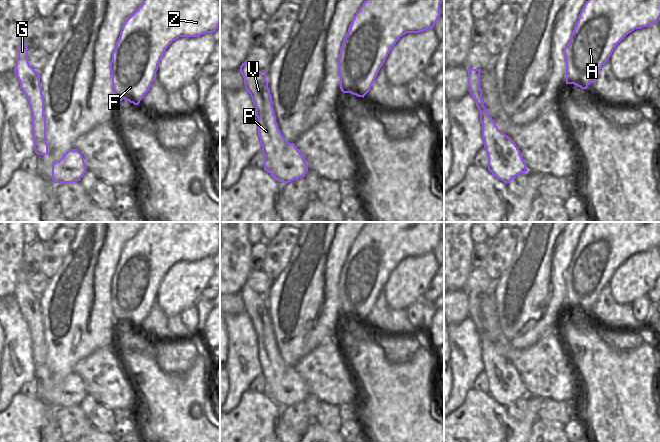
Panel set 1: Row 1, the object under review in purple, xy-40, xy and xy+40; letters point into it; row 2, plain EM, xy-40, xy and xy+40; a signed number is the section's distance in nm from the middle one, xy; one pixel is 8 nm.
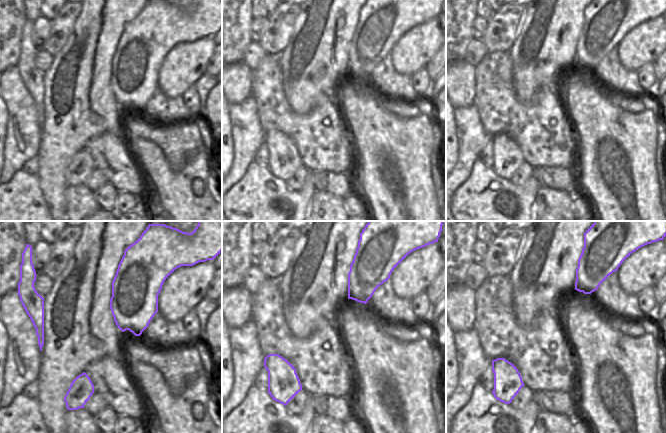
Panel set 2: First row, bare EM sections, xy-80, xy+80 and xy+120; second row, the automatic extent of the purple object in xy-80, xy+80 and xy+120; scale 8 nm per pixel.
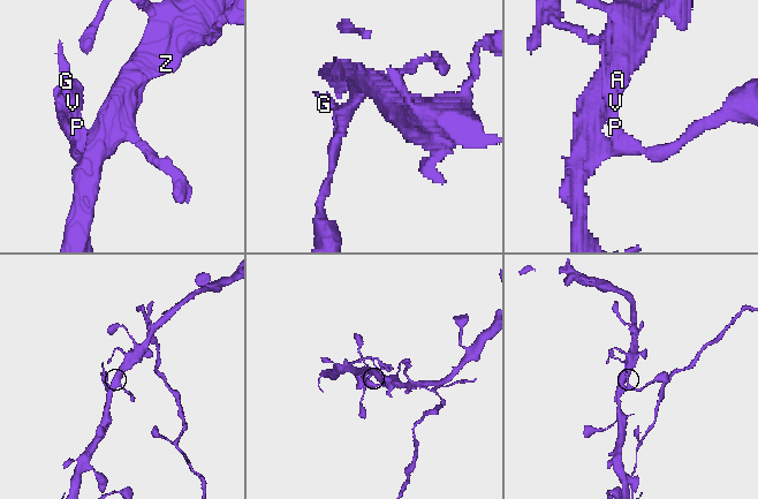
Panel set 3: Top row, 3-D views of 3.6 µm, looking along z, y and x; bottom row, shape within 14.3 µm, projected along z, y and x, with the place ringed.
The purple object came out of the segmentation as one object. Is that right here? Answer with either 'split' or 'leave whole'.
leave whole

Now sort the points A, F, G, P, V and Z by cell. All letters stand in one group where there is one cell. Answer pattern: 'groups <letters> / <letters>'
groups A F G P V Z

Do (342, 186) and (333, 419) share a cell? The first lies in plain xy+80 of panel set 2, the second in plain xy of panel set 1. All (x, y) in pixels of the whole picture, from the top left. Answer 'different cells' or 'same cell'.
same cell

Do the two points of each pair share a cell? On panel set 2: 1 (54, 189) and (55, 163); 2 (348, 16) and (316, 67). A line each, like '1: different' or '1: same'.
1: same
2: same

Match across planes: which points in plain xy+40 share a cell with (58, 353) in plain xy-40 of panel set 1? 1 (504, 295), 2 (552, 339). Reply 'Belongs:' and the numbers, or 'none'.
Belongs: 1

